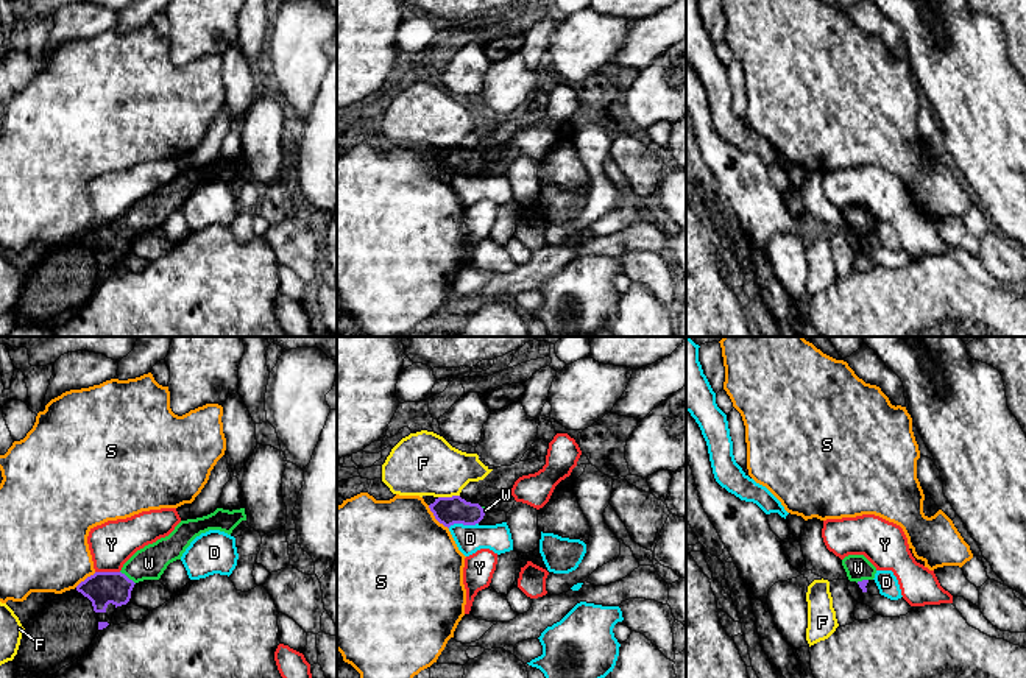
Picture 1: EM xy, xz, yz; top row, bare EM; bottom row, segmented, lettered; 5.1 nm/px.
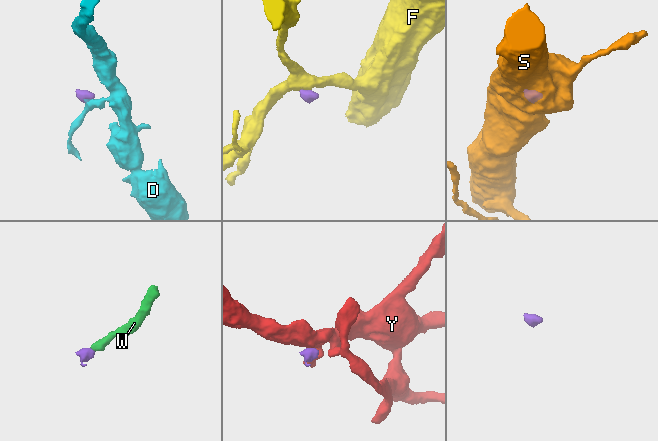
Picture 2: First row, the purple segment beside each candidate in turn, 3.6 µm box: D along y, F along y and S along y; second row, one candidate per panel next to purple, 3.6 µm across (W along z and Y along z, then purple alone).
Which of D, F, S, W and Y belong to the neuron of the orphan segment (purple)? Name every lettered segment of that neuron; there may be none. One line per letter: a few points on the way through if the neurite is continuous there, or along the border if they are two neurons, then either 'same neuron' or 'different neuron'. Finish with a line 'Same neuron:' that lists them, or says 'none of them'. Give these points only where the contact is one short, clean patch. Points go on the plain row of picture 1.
D: along xz (477, 173), (451, 175), (448, 178) | different neuron
F: along xz (459, 145), (438, 148) | different neuron
S: along xz (428, 156), (432, 165), (448, 180) | different neuron
W: across xy (102, 239), (114, 239), (127, 228), (134, 220), (148, 214) | same neuron
Y: along xy (95, 222), (119, 223) | different neuron
Same neuron: W

